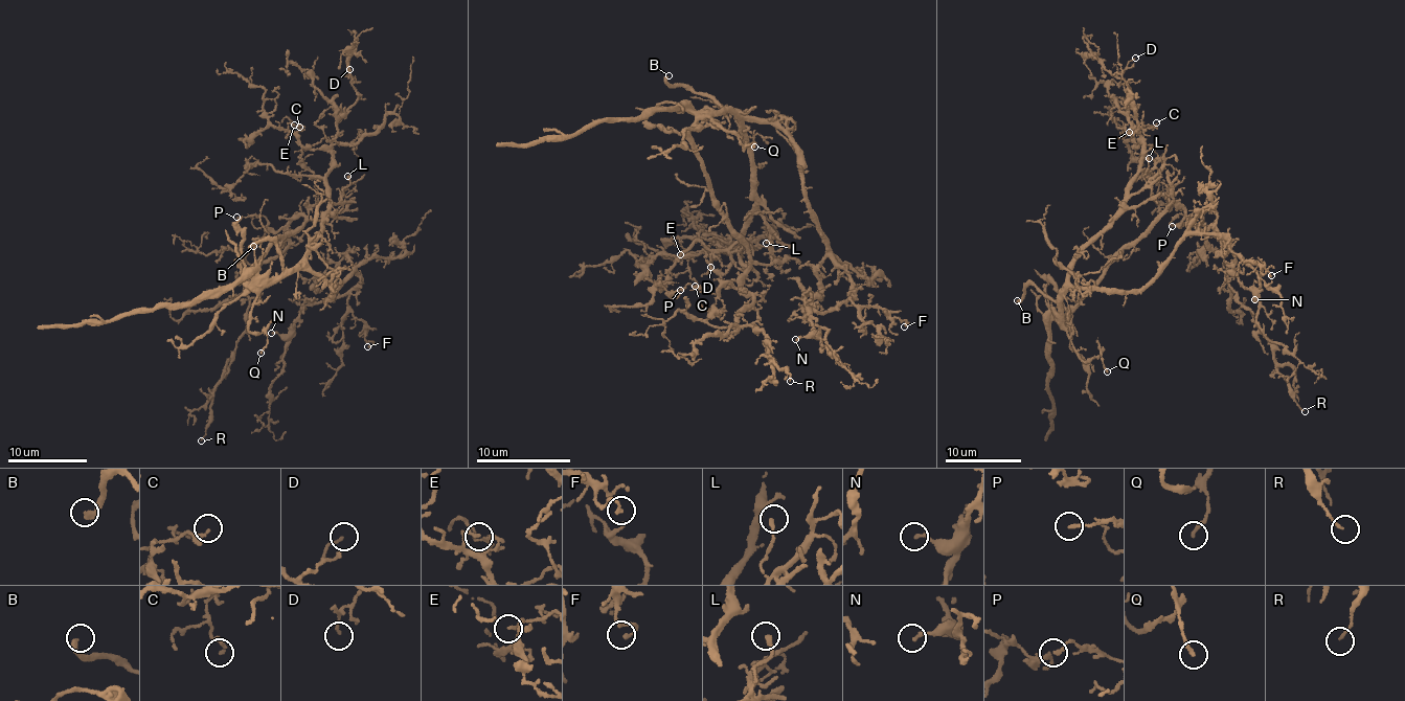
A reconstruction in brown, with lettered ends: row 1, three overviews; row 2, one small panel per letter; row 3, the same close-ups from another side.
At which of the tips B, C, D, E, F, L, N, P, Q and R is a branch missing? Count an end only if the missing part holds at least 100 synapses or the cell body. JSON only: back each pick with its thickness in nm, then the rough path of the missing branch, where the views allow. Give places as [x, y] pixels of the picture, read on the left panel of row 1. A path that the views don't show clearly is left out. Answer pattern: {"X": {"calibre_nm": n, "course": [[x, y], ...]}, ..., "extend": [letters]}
{"B": {"calibre_nm": 300, "course": [[253, 246], [314, 212], [367, 170], [368, 159], [365, 159]]}, "extend": ["B"]}

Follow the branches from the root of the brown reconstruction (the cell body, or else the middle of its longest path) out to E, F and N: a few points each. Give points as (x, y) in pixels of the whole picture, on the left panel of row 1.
E: (271, 284), (301, 259), (327, 210), (325, 180), (331, 153), (303, 145), (288, 128), (294, 125)
F: (271, 284), (298, 270), (321, 273), (332, 291), (323, 300), (356, 271), (361, 285), (346, 301), (367, 346)
N: (271, 284), (321, 273), (323, 300), (361, 278), (271, 333)

